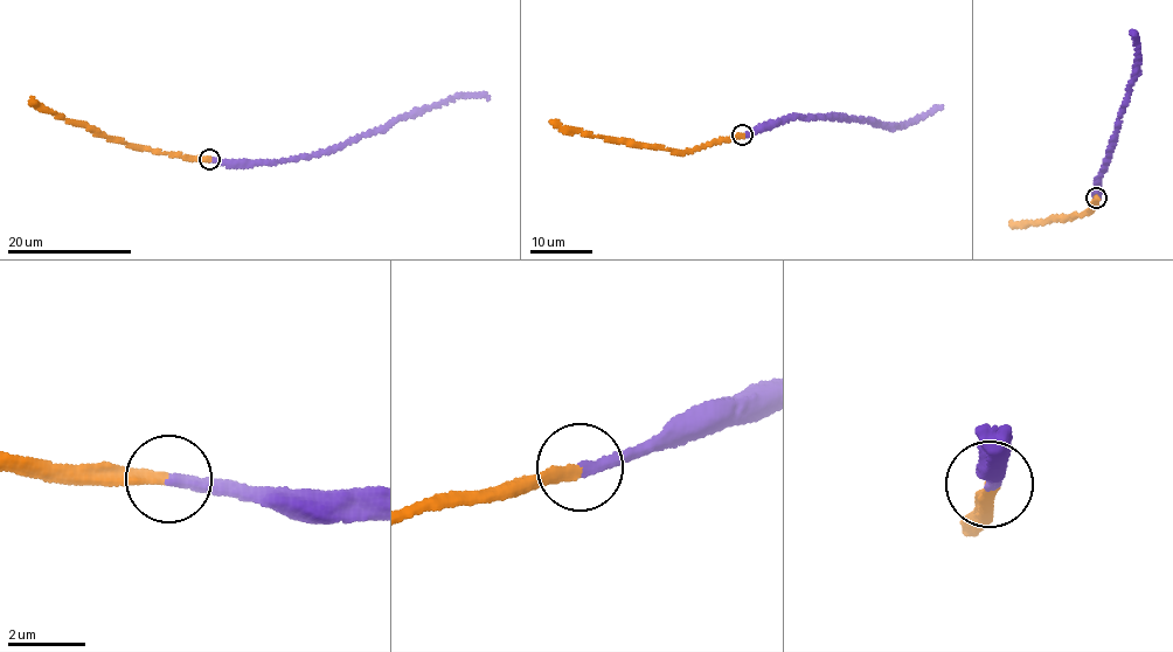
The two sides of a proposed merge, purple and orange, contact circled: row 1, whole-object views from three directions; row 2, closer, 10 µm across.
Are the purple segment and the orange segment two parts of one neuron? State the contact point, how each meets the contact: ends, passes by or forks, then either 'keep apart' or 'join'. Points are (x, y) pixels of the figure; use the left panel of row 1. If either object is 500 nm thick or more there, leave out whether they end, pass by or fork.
place (209, 159); purple ends; orange ends; join

